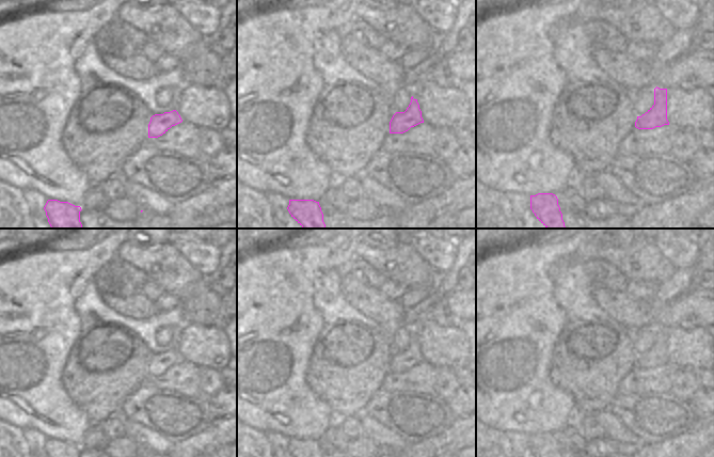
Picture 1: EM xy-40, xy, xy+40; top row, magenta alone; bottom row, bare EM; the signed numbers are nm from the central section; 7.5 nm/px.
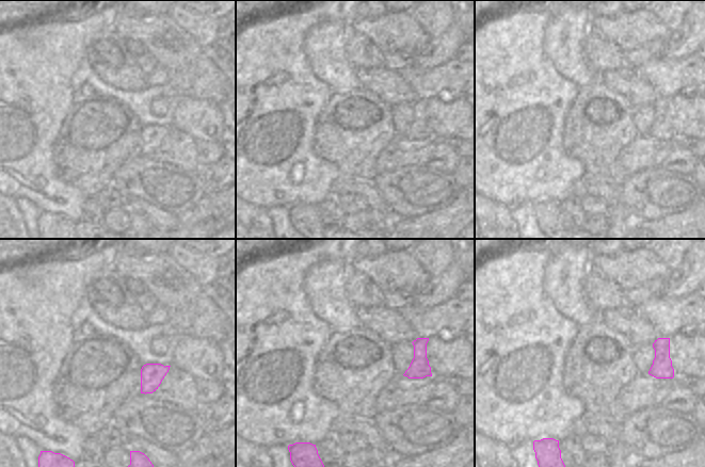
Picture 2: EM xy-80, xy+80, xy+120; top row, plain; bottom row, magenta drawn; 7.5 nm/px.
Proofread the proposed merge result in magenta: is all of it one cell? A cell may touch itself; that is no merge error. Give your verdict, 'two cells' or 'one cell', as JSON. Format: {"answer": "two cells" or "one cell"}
{"answer": "two cells"}

